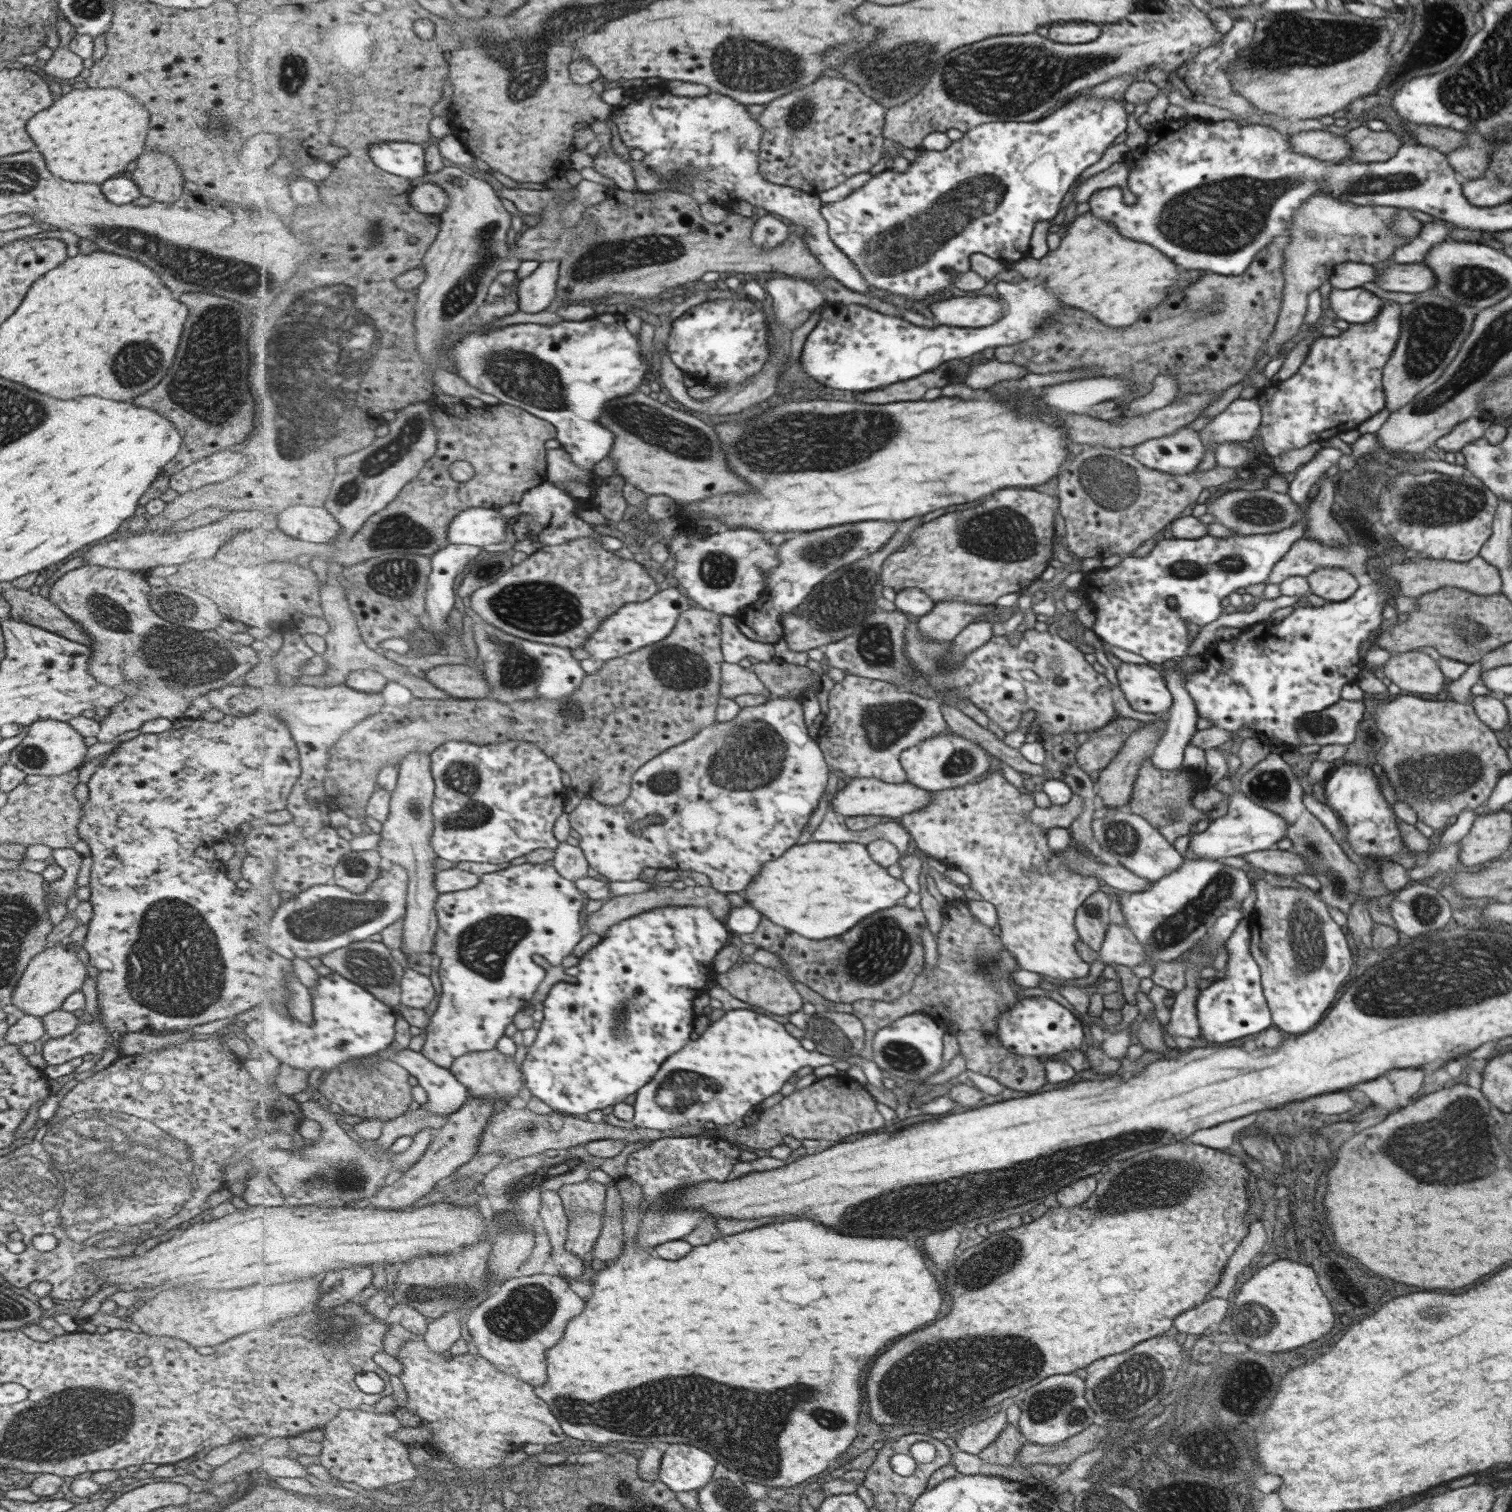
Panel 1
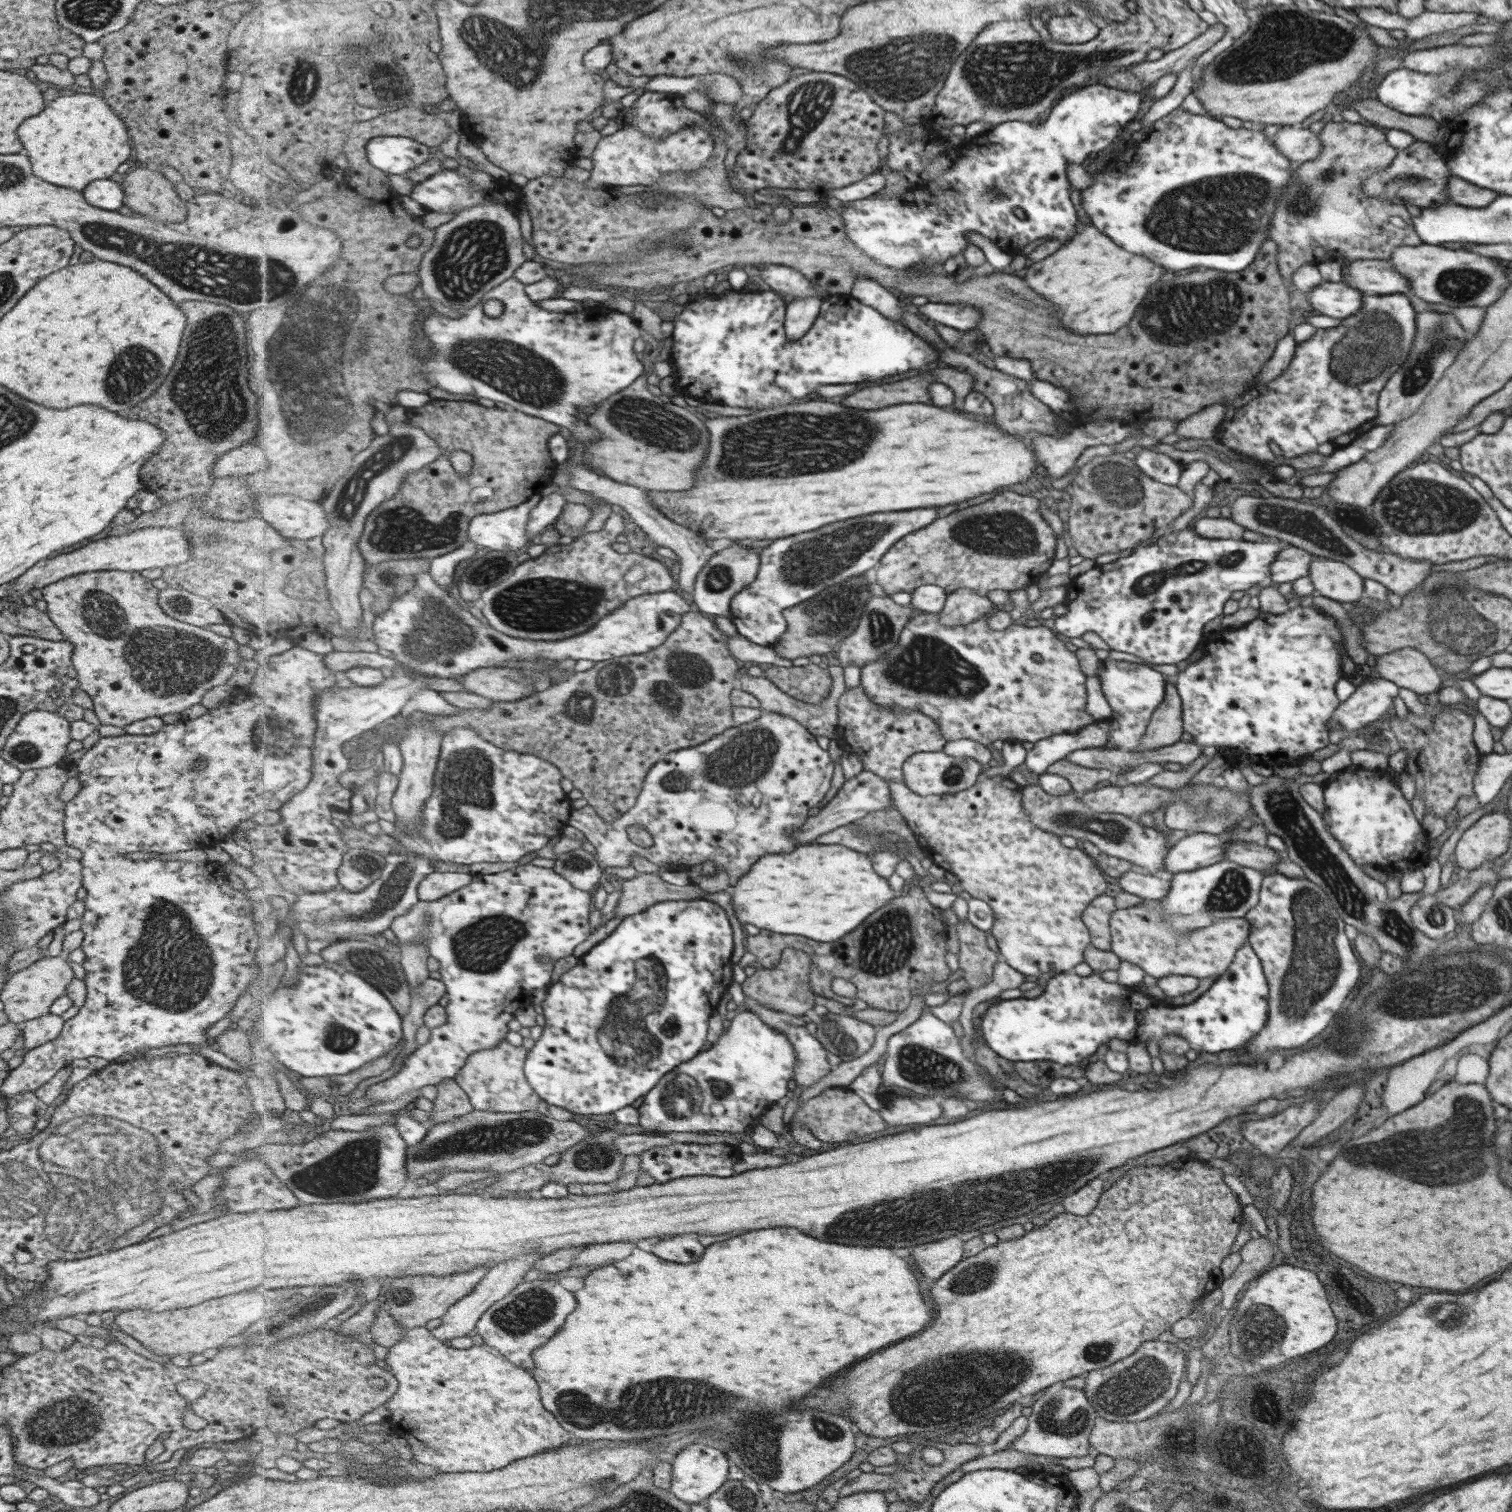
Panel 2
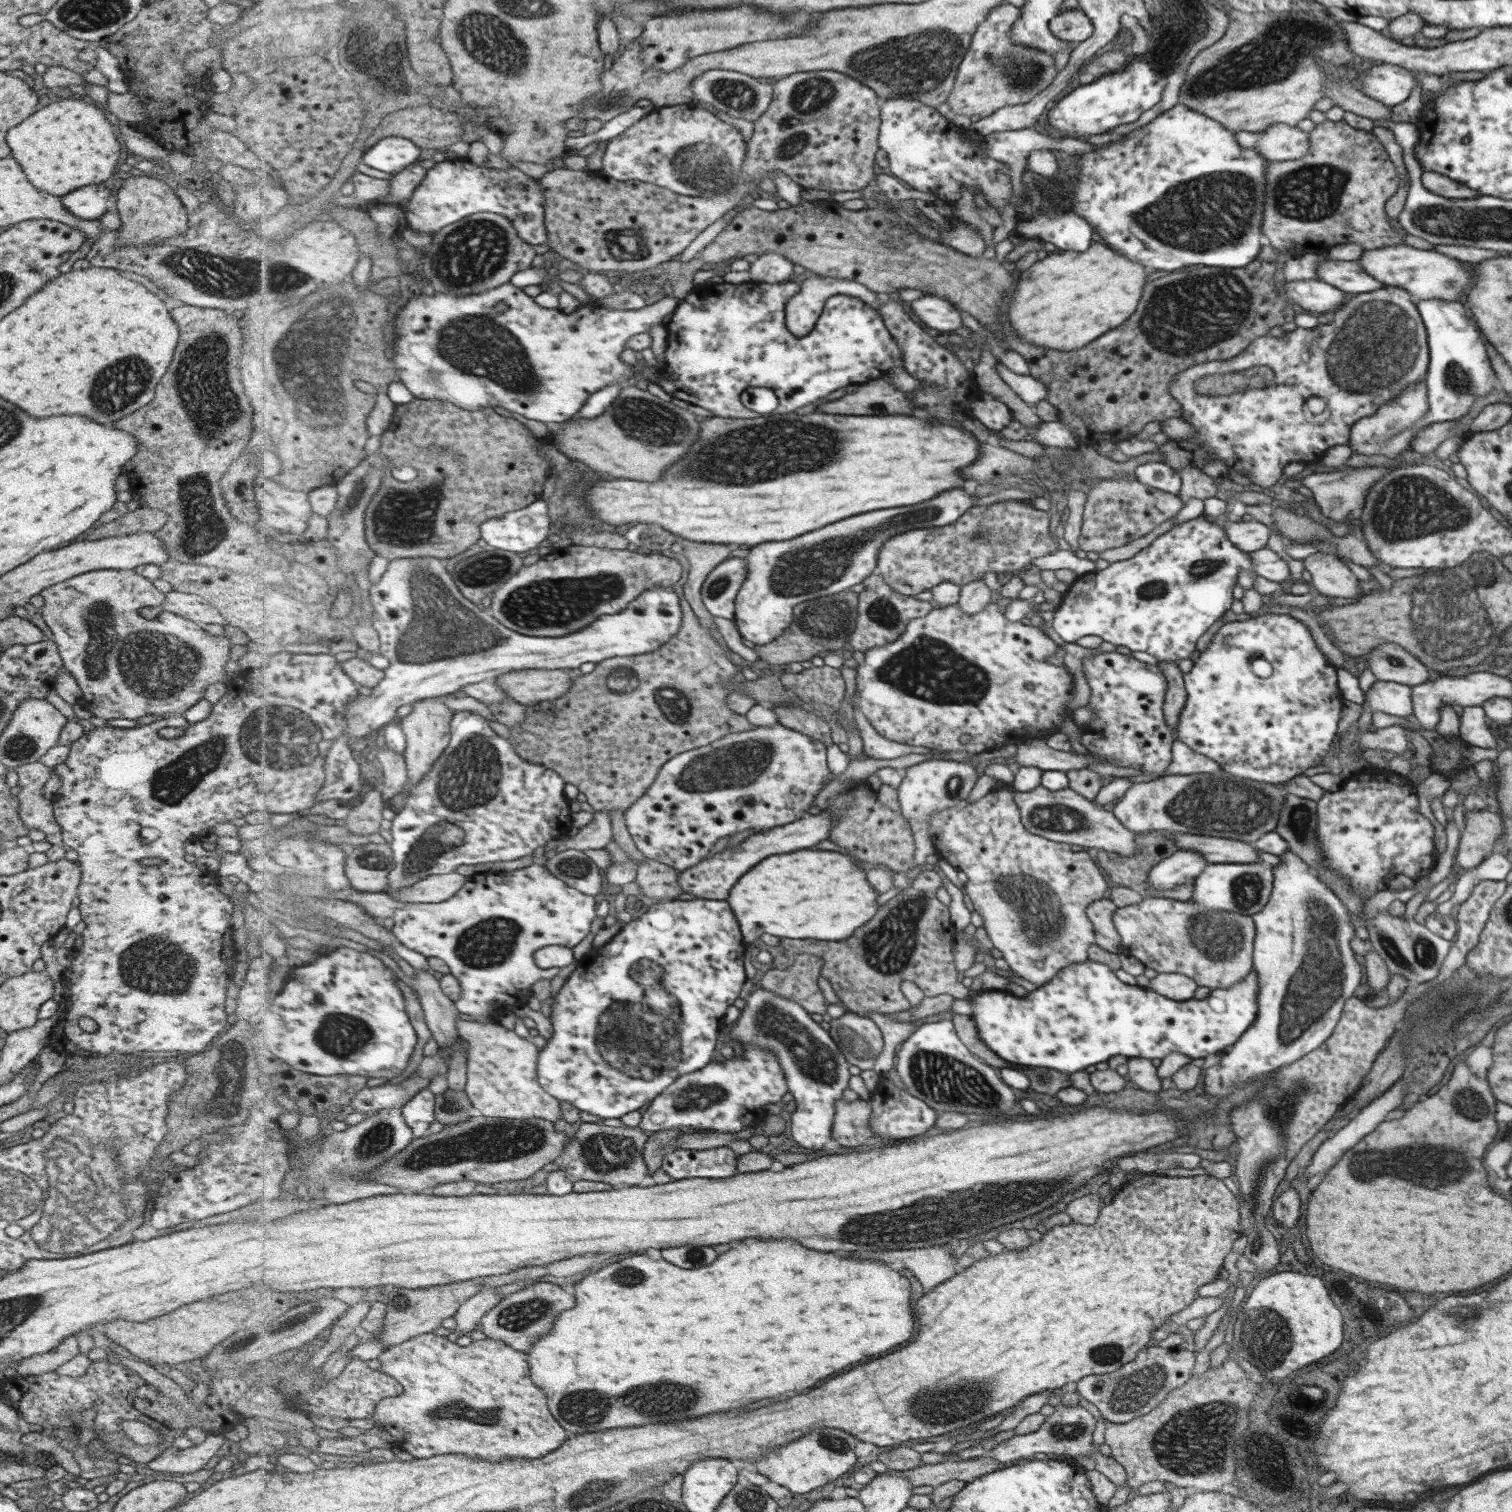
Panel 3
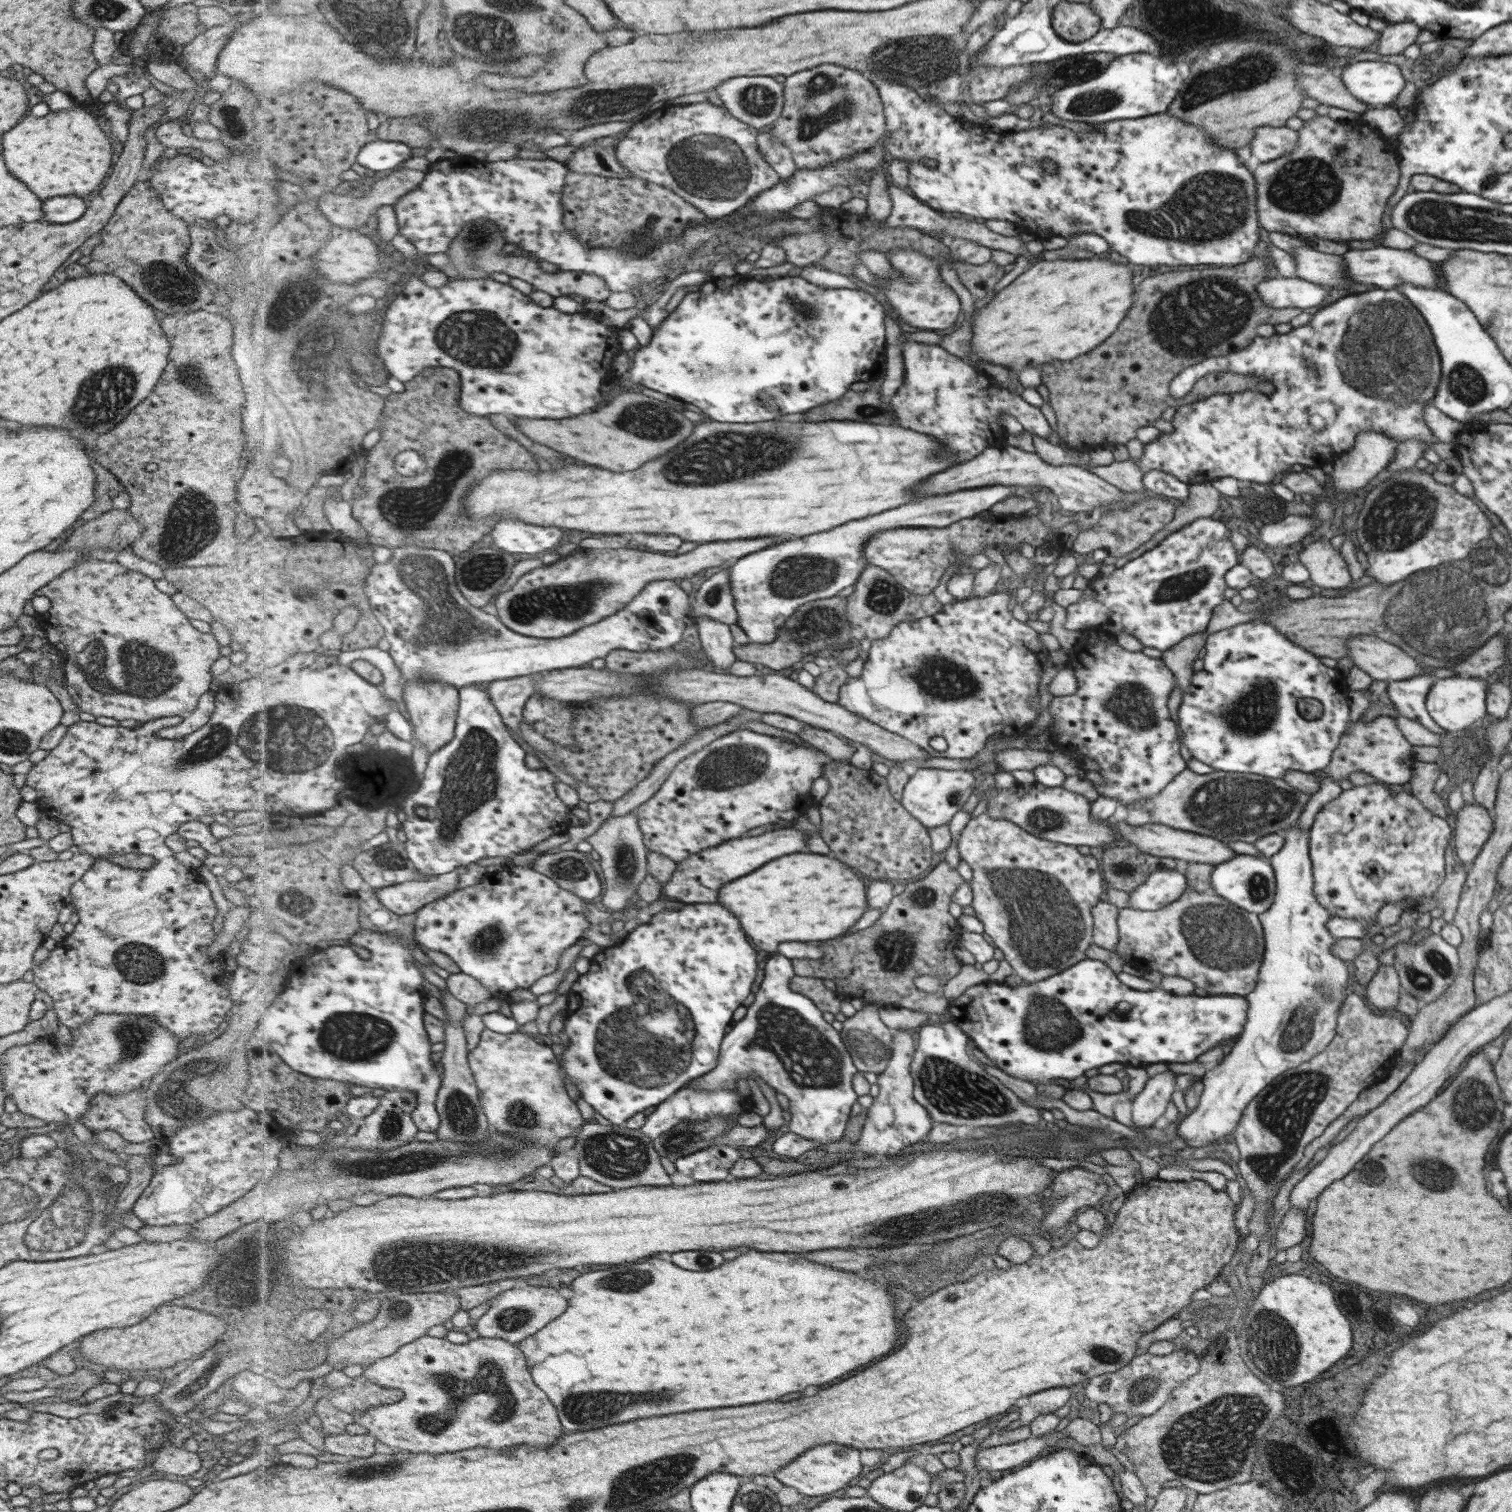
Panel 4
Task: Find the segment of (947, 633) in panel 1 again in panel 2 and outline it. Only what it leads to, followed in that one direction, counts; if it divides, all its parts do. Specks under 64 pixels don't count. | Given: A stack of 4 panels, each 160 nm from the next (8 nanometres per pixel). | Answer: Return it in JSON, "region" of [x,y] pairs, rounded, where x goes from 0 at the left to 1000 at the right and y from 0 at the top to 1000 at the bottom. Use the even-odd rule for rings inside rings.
{"region":[[[635,389],[626,394],[624,402],[622,403],[622,410],[627,415],[639,414],[659,403],[653,394],[647,394],[642,389]]]}

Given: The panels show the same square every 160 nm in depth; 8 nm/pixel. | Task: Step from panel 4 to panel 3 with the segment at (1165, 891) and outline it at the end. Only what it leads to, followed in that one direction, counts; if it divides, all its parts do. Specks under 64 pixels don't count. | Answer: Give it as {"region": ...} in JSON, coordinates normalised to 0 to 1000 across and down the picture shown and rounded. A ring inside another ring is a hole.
{"region":[[[790,562],[778,563],[763,573],[758,579],[757,583],[764,589],[774,589],[776,586],[781,586],[790,582],[796,577],[800,570]]]}

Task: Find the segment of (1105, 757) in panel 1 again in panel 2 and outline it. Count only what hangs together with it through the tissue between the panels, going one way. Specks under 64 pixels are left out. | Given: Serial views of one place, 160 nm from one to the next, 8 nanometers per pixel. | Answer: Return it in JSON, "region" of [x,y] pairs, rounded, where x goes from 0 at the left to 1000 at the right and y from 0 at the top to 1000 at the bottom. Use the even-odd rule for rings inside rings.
{"region":[[[704,501],[694,506],[691,511],[700,512],[701,513],[706,515],[708,519],[709,522],[714,525],[721,523],[724,521],[724,519],[726,517],[736,514],[735,510],[713,507],[707,503],[704,503]]]}

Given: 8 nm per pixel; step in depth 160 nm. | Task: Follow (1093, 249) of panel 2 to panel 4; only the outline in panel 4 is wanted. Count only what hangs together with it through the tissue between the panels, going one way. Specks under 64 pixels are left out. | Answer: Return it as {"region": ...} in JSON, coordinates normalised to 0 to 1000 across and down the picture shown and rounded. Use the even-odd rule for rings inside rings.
{"region":[[[688,172],[663,193],[659,193],[649,205],[644,206],[642,237],[644,239],[651,238],[665,243],[670,248],[679,242],[688,244],[695,239],[710,239],[724,232],[734,221],[737,221],[750,200],[749,181],[742,175],[737,175],[734,172]]]}

